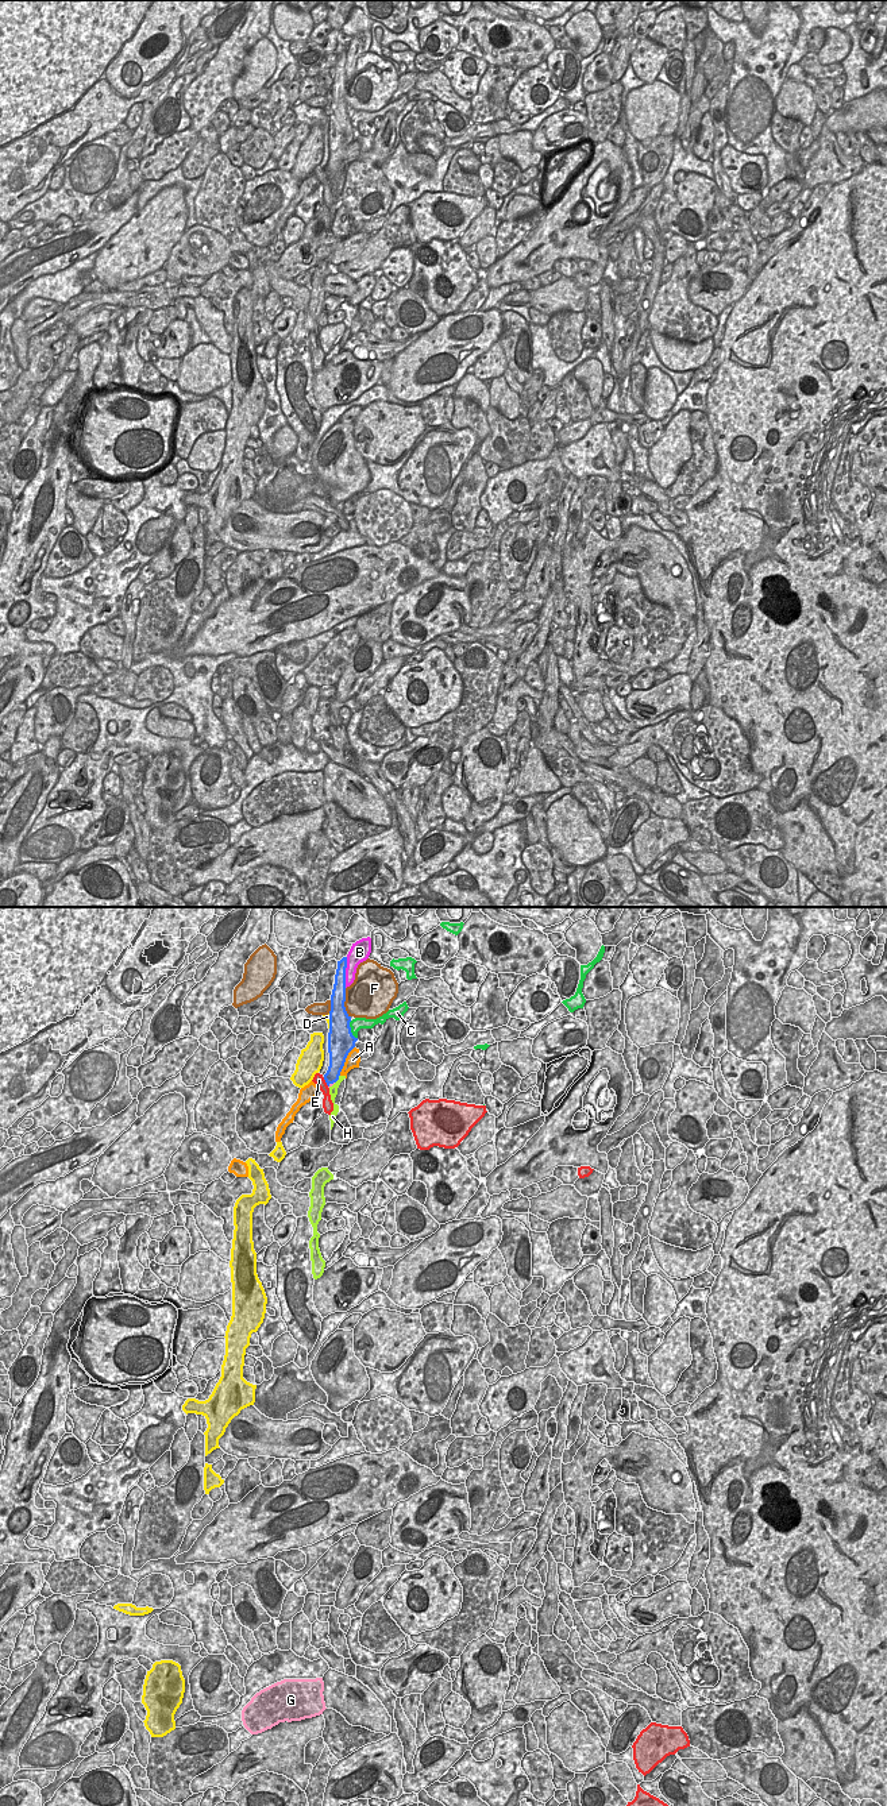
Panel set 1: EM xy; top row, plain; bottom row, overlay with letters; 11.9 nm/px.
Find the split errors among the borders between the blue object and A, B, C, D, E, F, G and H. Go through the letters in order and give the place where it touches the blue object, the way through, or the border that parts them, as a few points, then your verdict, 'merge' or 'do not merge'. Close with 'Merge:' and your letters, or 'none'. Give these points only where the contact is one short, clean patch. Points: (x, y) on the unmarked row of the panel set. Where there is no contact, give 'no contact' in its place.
A: contact xy (344, 154); do not merge
B: contact xy (344, 65); do not merge
C: contact xy (350, 123); border xy (350, 114), (350, 124), (357, 131); do not merge
D: contact xy (330, 114); do not merge
E: contact xy (326, 174); border xy (323, 170), (328, 178); do not merge
F: contact xy (343, 96); do not merge
G: contact xy (331, 176); do not merge
H: contact xy (338, 172); merge
Merge: H

